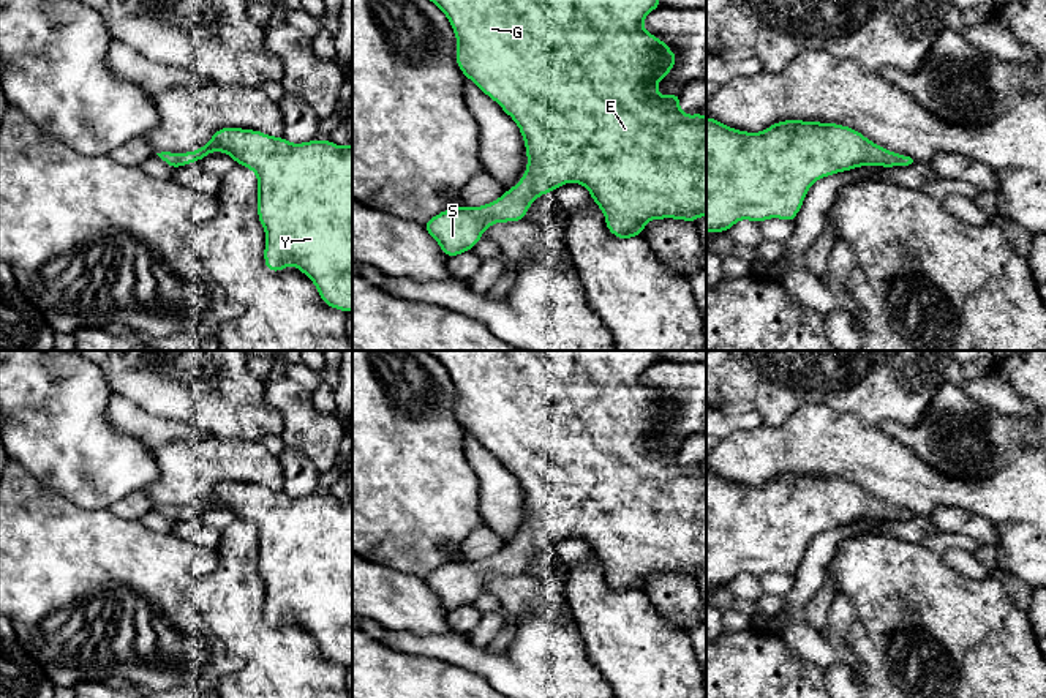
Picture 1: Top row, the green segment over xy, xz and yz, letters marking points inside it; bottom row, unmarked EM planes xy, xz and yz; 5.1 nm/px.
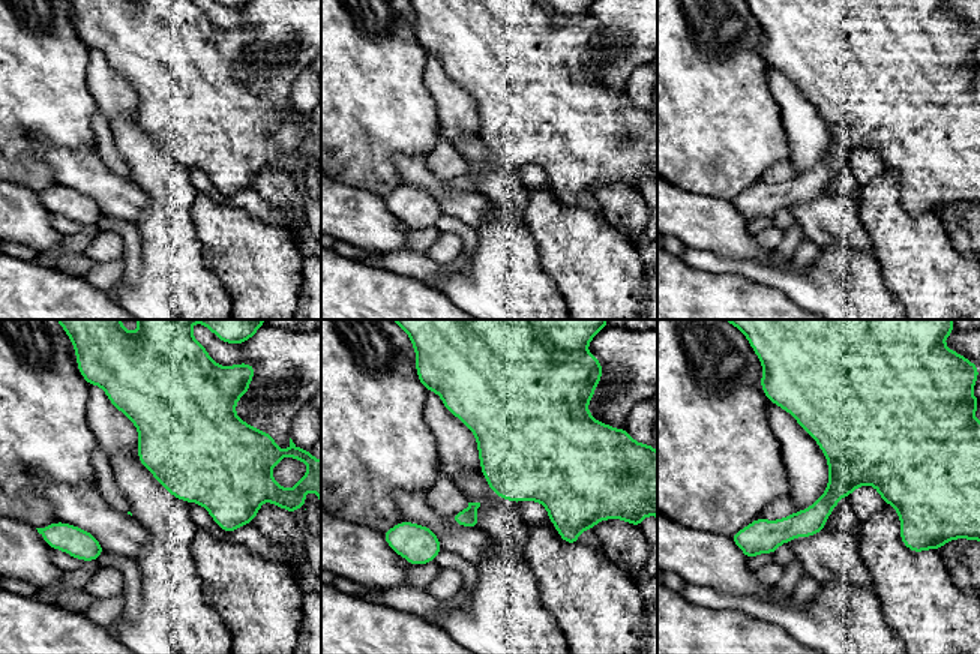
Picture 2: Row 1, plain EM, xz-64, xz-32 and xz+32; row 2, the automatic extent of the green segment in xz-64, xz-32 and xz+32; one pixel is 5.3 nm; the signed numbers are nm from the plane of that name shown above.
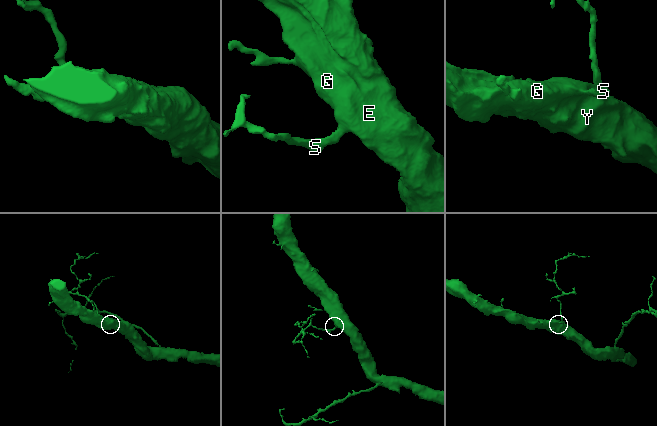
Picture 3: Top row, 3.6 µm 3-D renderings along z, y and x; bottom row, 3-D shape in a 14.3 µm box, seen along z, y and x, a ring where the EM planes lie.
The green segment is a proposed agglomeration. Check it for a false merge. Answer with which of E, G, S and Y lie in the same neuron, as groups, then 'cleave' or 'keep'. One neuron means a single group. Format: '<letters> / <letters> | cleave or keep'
E G S Y | keep

